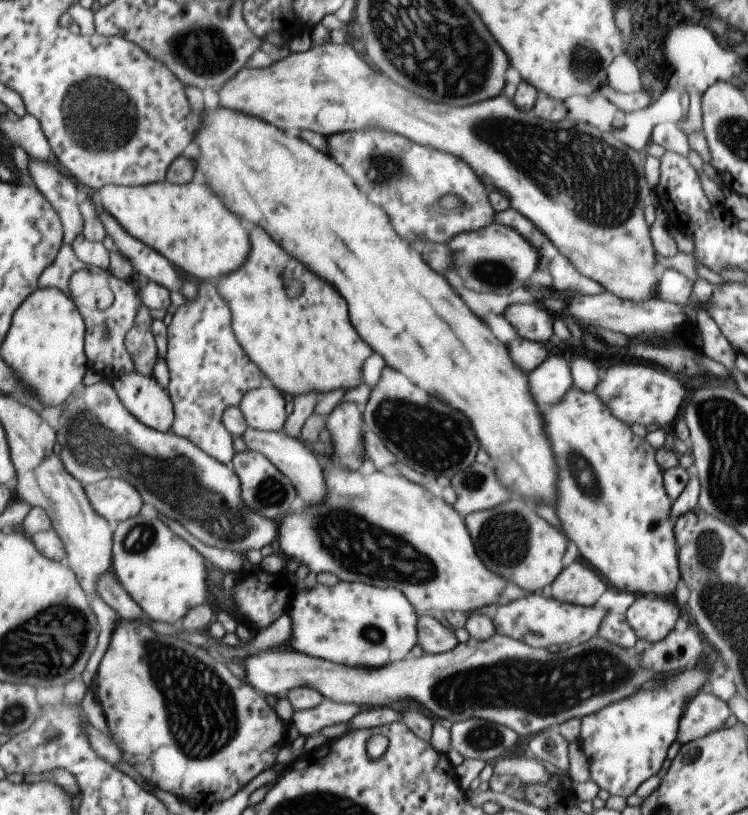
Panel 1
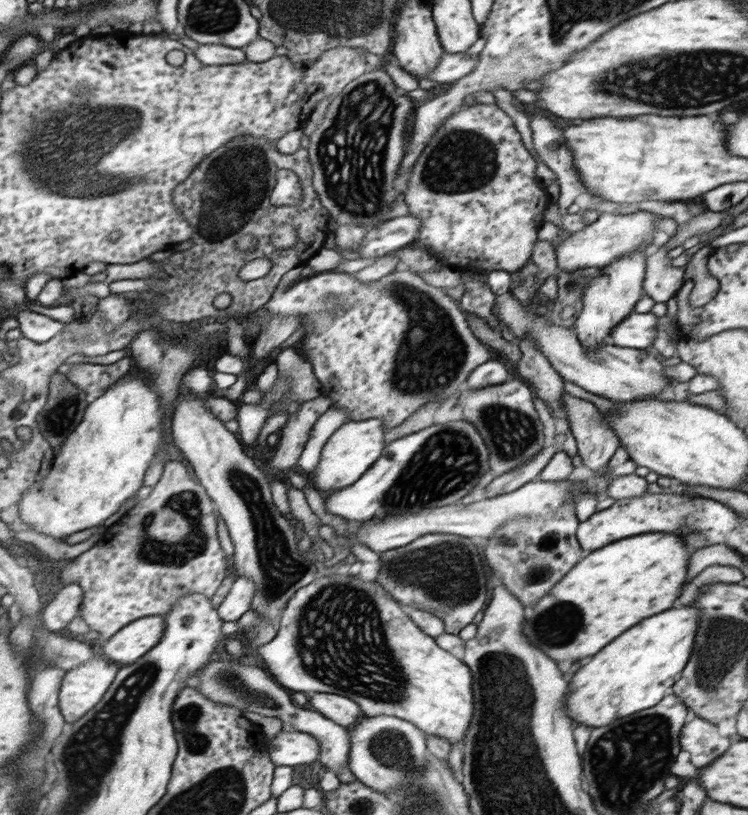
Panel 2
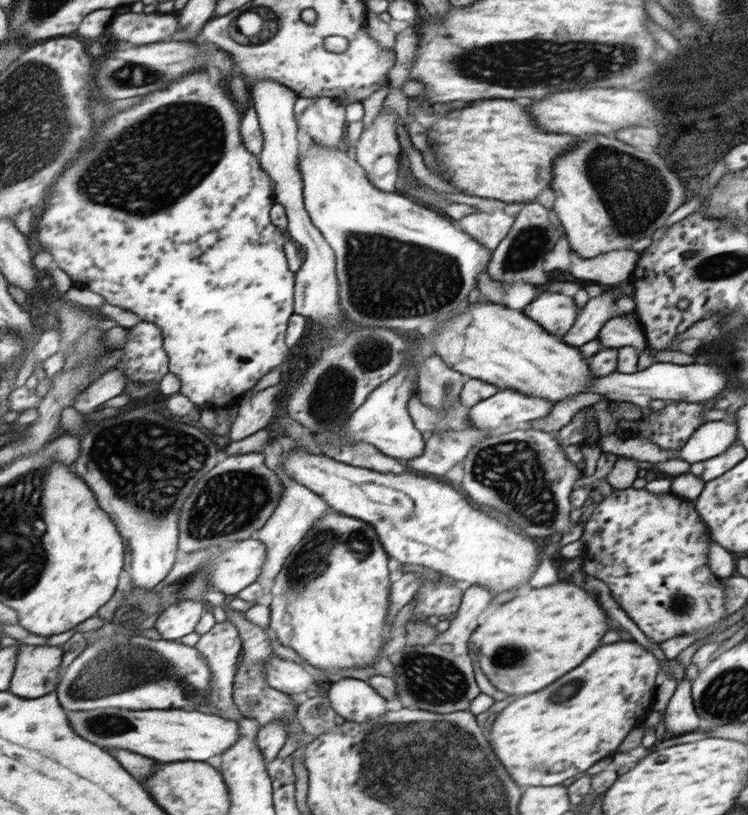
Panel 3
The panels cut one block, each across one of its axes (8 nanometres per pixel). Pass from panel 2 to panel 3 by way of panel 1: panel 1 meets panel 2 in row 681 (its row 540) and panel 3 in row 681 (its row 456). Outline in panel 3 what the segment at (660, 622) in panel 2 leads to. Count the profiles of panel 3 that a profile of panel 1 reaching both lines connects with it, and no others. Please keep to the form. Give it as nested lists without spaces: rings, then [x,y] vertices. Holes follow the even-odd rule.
[[[615,642],[601,646],[601,650],[597,650],[597,654],[589,654],[589,662],[585,662],[585,666],[577,666],[573,674],[557,678],[553,686],[547,686],[537,694],[513,700],[499,712],[489,728],[489,738],[493,746],[497,746],[497,758],[509,766],[509,774],[513,774],[521,786],[553,786],[564,784],[571,776],[576,778],[579,772],[611,754],[627,732],[645,718],[643,712],[649,708],[655,692],[655,676],[657,657],[639,643]]]

